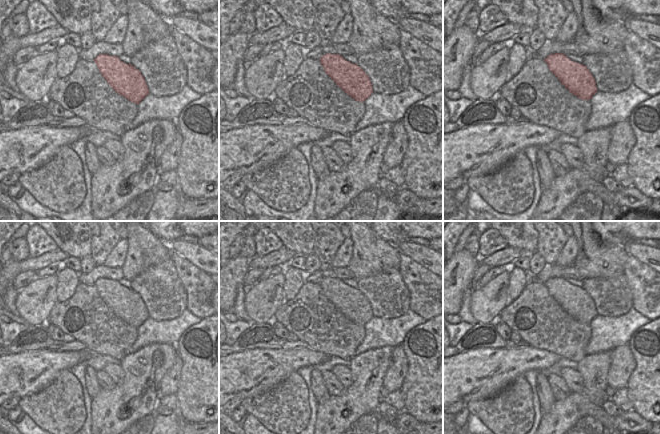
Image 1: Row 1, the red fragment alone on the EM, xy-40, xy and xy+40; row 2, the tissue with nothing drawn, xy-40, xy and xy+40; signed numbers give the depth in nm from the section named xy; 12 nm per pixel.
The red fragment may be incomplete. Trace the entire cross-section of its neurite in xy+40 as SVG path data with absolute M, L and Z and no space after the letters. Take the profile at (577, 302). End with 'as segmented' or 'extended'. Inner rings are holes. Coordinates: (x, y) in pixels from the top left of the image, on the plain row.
M562 277L550 278L544 285L561 308L578 322L590 324L598 315L596 305L585 289L570 284Z | as segmented

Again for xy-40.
M99 278L94 286L114 315L130 326L139 328L149 318L143 299L133 289L108 278Z | as segmented

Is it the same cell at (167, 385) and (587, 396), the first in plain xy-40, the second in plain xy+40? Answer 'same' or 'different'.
different

